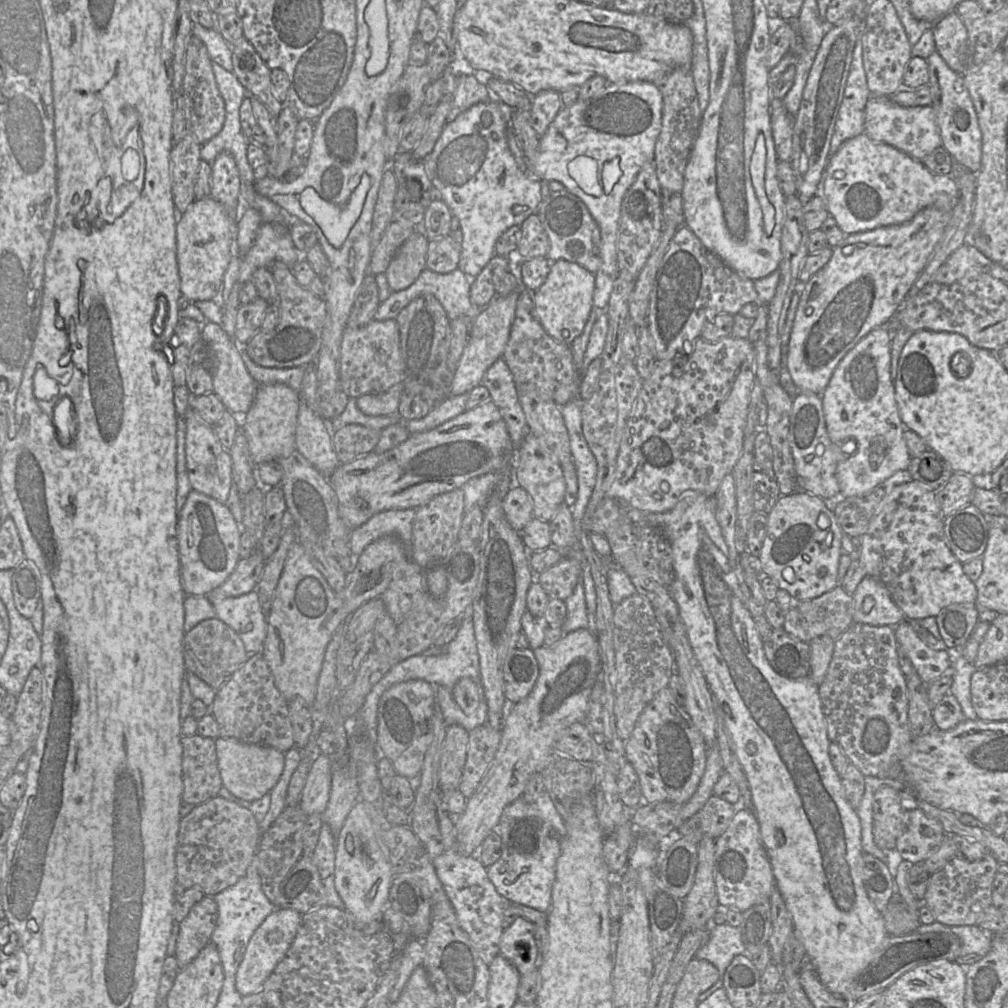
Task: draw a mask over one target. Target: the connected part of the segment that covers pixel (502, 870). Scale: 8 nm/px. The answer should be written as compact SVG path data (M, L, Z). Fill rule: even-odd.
M543 791L533 803L519 797L505 806L493 829L501 838L502 853L487 874L498 894L508 902L517 902L547 913L551 908L551 891L556 877L560 840L566 834L565 821L552 799Z

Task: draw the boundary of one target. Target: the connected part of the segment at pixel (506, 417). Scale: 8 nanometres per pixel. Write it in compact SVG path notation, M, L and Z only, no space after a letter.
M503 357L498 358L486 370L481 383L488 389L490 400L498 407L514 448L518 447L529 432L529 427L516 383Z

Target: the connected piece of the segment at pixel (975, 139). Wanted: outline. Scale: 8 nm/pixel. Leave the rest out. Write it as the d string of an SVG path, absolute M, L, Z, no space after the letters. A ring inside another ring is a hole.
M935 51L928 59L929 83L932 95L931 107L935 111L936 122L940 130L942 146L950 153L953 159L978 173L982 159L982 132L971 96L964 85L963 75L957 74Z

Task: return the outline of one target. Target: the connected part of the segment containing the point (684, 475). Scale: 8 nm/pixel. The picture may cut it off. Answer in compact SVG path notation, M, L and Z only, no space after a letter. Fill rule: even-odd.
M728 336L709 342L698 338L690 353L656 360L651 376L643 380L641 391L627 417L614 480L606 498L622 498L636 510L658 513L671 510L687 490L714 496L722 479L732 472L742 454L754 379L755 354L748 339Z

